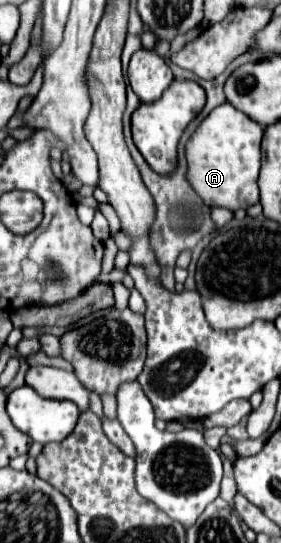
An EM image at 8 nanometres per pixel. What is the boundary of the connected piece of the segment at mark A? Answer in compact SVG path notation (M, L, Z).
M229 102L211 110L211 114L199 124L187 142L187 178L207 206L239 210L259 202L257 176L261 166L261 138L263 126L233 108Z

